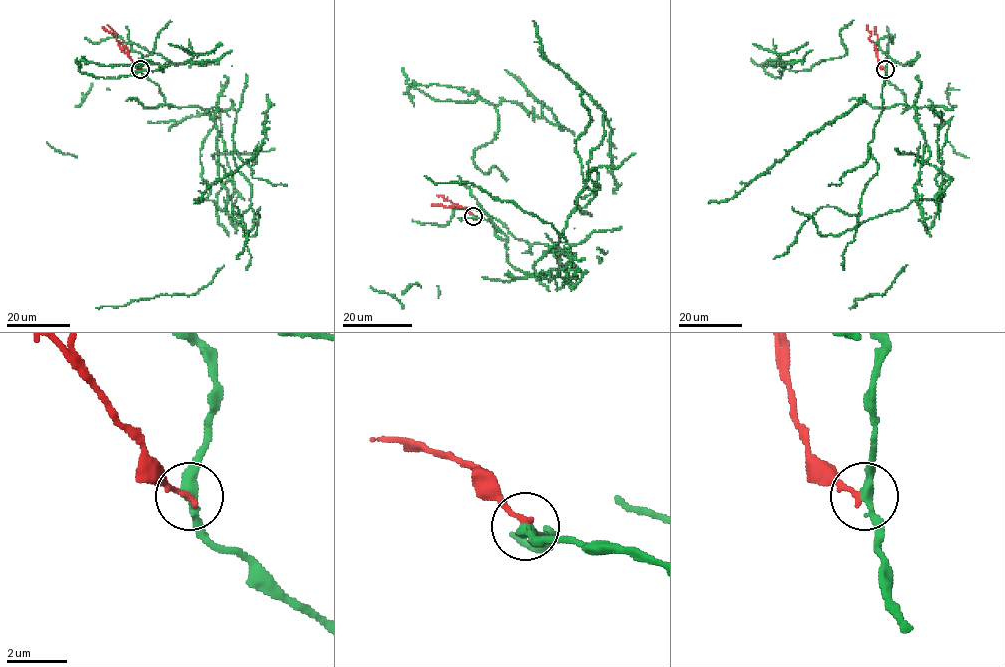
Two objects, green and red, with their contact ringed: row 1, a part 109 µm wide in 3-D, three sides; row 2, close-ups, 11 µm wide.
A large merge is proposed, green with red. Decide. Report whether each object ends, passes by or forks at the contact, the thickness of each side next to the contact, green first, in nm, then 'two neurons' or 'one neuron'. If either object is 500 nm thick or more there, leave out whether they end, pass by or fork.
green passes by; red ends; calibres 300 and 170 nm; two neurons

